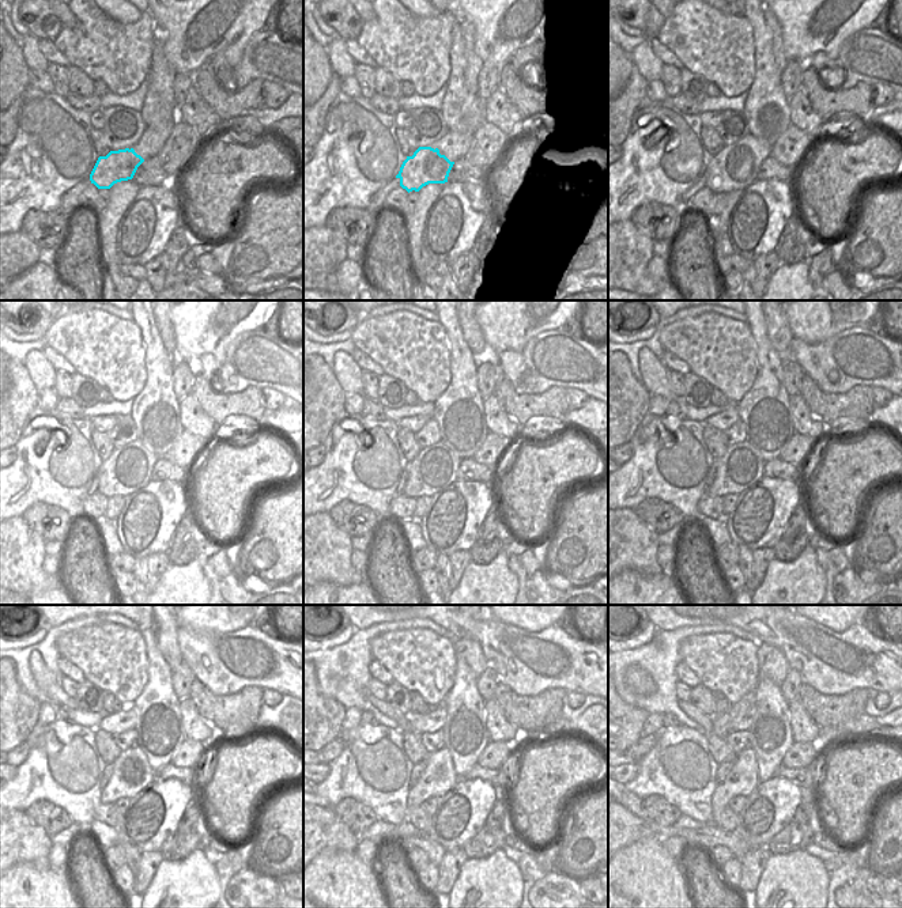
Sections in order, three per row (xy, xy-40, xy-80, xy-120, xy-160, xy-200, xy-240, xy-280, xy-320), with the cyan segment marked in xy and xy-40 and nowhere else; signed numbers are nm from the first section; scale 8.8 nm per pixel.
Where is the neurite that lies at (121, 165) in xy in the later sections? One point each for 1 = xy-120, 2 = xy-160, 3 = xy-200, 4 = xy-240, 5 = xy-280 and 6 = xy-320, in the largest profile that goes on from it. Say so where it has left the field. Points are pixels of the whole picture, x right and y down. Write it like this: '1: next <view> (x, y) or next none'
1: next xy-120 (123, 475)
2: next xy-160 (426, 475)
3: next xy-200 (735, 473)
4: next xy-240 (121, 784)
5: next xy-280 (438, 784)
6: next xy-320 (742, 786)

